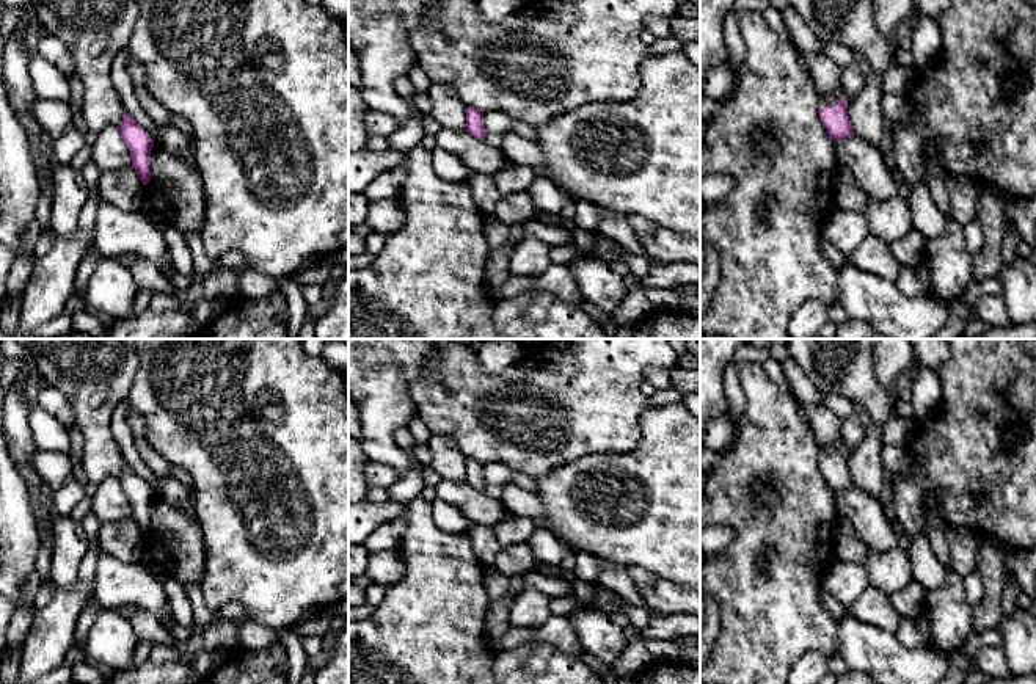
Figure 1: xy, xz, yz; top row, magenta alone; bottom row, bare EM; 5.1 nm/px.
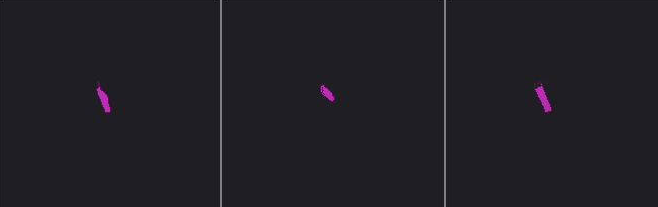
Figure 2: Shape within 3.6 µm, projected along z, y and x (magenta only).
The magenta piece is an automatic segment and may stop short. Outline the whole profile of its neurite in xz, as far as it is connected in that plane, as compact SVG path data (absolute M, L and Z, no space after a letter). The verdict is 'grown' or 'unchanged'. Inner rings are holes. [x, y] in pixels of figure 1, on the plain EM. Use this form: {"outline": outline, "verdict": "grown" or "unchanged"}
{"outline": "M476 460L466 461L466 483L479 491L488 485L483 477L483 466Z", "verdict": "unchanged"}

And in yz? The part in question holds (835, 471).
{"outline": "M841 439L832 449L819 450L819 469L830 491L838 493L854 486L848 468L848 452Z", "verdict": "grown"}

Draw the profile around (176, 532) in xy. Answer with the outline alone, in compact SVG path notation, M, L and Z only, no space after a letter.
M187 488L190 504L173 504L163 496L151 502L149 551L163 554L181 585L201 584L206 574L202 529L195 511L195 489Z

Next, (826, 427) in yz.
M796 402L808 422L821 449L832 449L841 439L840 419L824 405L802 405Z

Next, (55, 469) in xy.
M36 452L33 457L35 471L55 491L64 486L72 477L72 464L67 453Z

